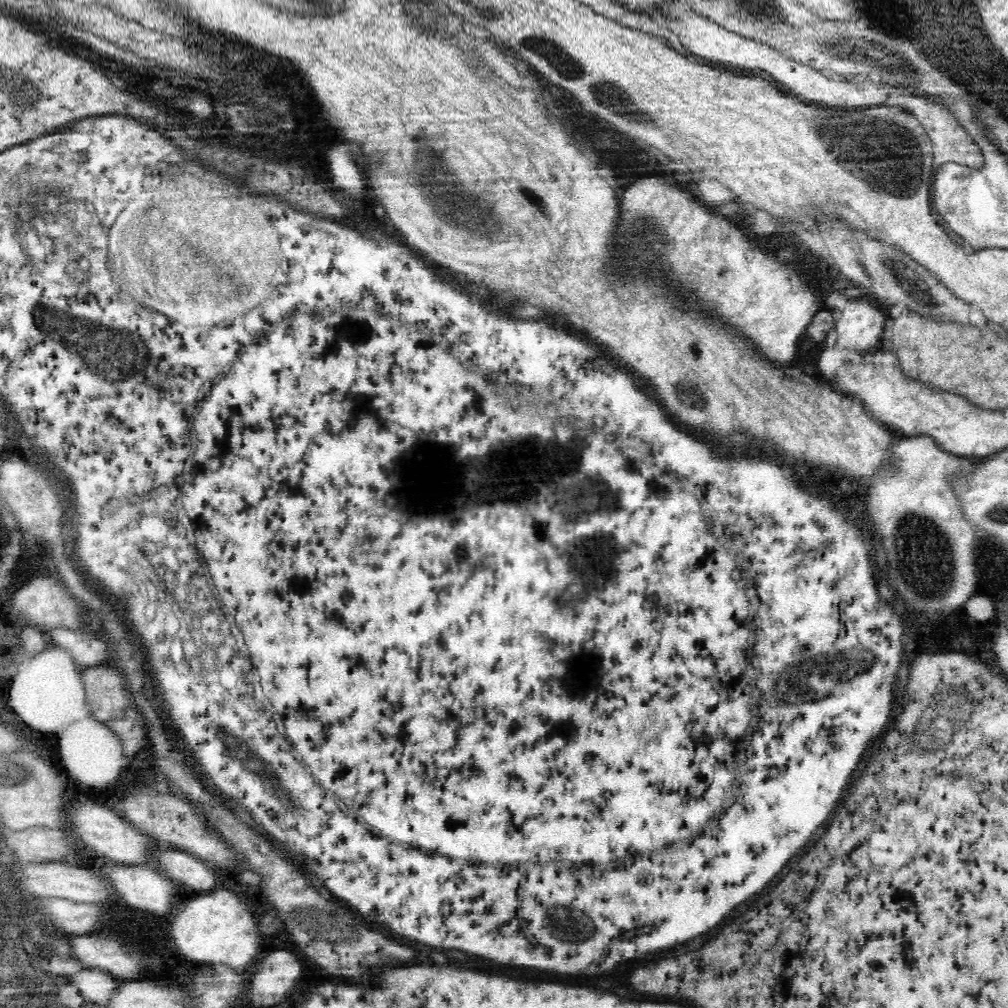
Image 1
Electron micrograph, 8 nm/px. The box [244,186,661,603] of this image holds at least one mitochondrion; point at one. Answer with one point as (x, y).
(509, 228)

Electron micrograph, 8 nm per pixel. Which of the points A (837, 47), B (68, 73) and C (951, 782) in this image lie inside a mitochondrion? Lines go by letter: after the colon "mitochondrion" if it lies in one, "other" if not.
A: mitochondrion
B: other
C: other

